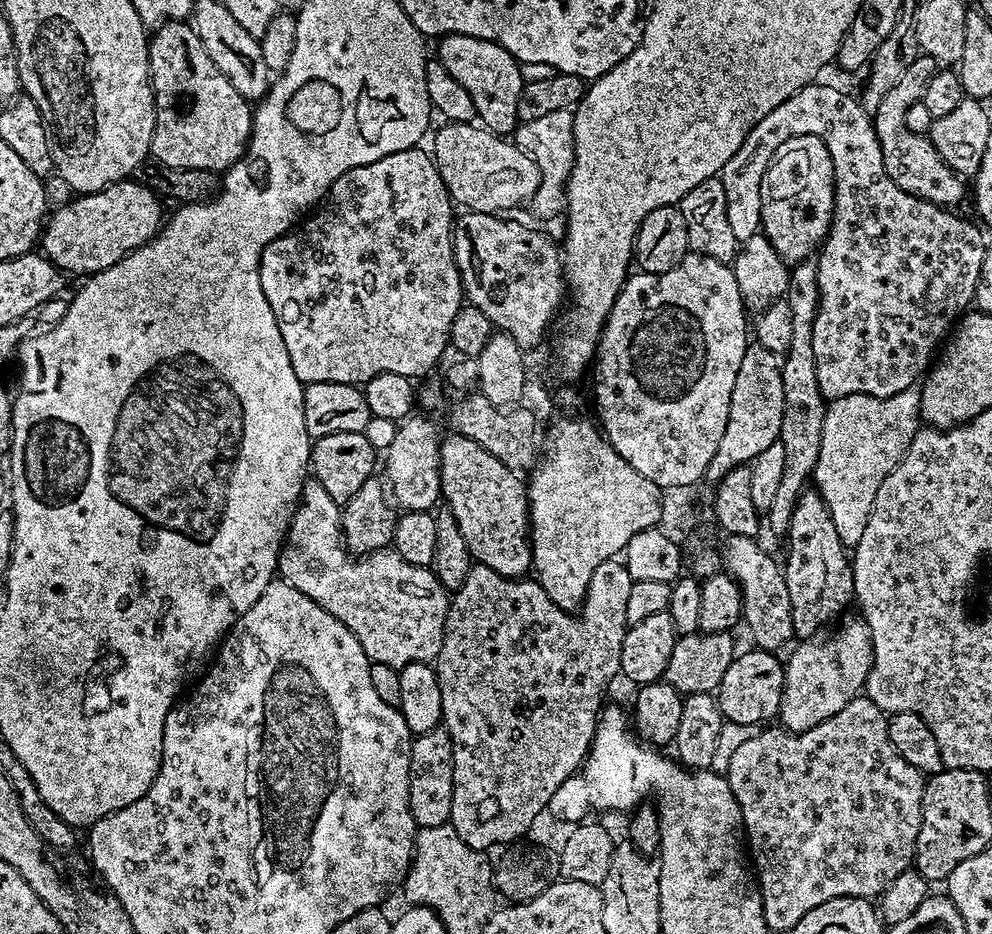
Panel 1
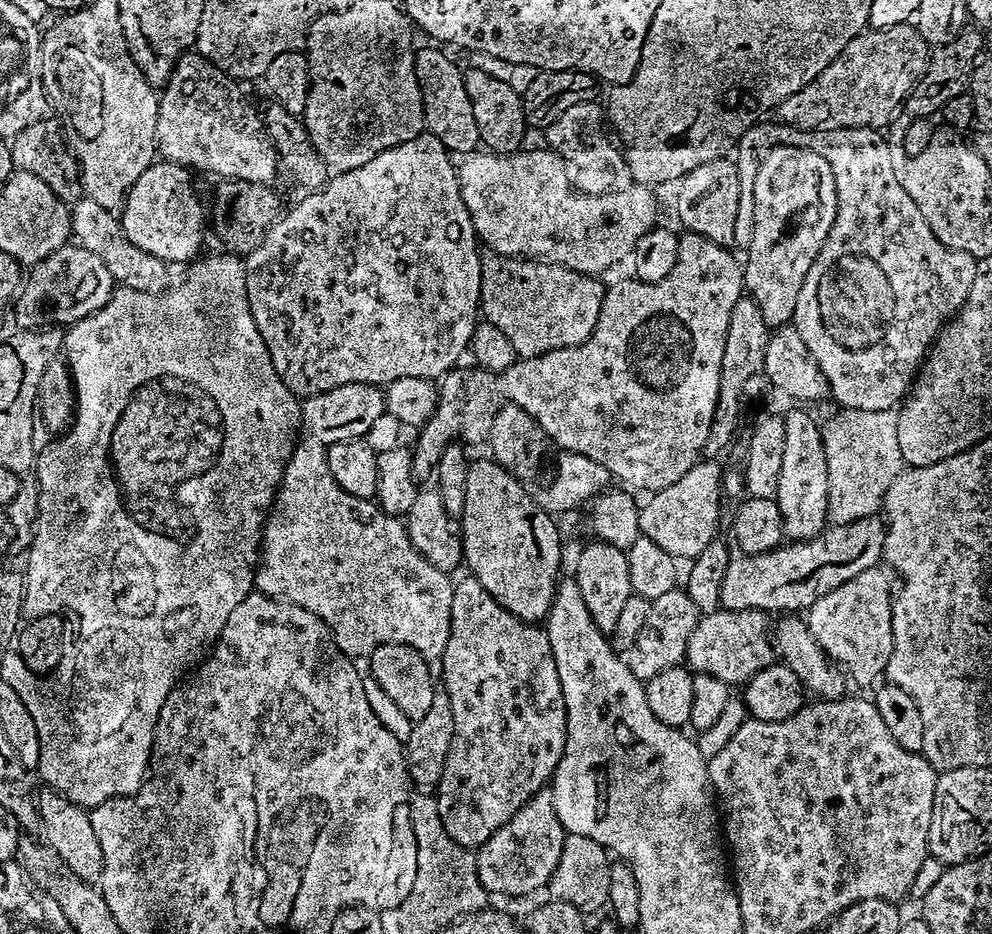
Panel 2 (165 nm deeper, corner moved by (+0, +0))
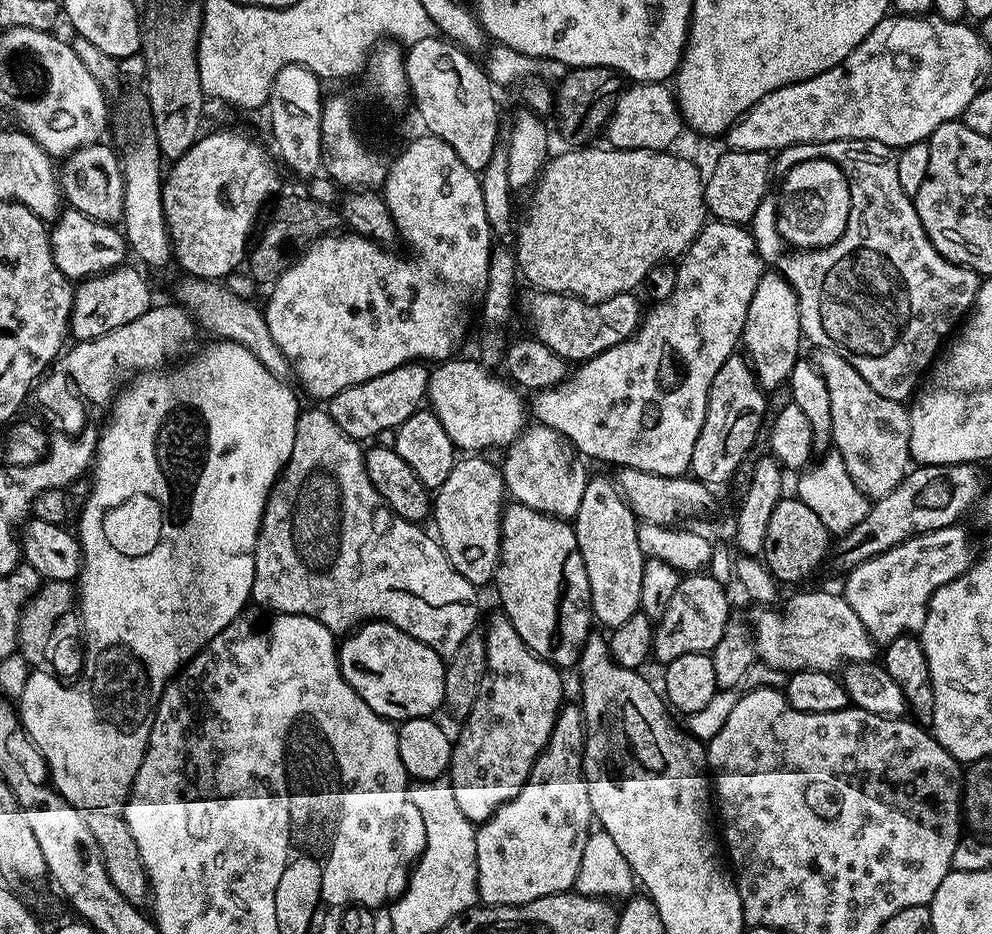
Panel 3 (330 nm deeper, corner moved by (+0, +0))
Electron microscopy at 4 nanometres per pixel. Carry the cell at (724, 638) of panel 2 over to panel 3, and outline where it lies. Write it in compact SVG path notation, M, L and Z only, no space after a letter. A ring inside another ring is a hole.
M800 592L788 600L789 608L779 612L776 606L760 606L751 614L751 628L755 632L756 654L759 663L772 667L774 670L787 674L793 672L819 672L835 673L849 664L866 664L877 655L878 648L872 636L862 626L858 614L850 610L850 602L844 600L843 595L832 592Z

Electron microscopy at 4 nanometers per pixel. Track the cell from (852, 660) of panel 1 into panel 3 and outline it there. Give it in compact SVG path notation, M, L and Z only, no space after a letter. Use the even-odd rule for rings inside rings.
M964 526L921 532L920 535L911 536L898 546L857 564L847 573L848 581L844 584L842 595L846 602L850 602L850 610L858 614L858 619L861 620L862 626L866 626L873 641L883 646L899 636L919 634L924 629L928 603L932 595L954 578L961 576L967 568L972 567L973 563L974 551L972 552L972 544L968 541L968 532Z

